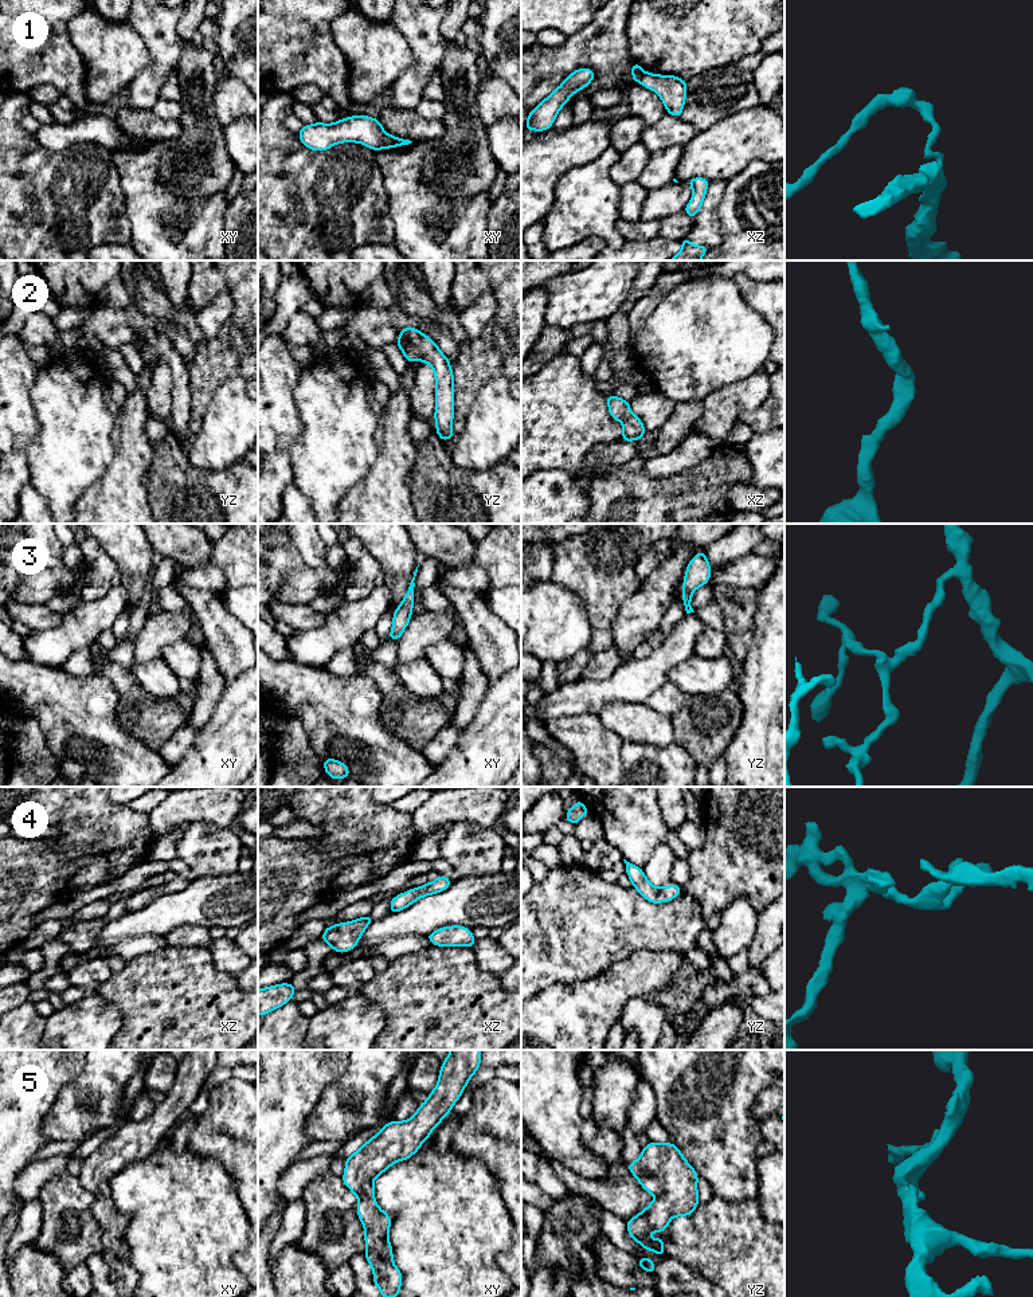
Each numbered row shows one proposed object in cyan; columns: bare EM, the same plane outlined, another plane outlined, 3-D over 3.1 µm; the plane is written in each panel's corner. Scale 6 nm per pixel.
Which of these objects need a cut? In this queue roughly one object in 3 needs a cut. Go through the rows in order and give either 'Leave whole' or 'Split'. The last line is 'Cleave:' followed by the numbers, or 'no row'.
1: Split
2: Leave whole
3: Leave whole
4: Leave whole
5: Leave whole
Cleave: 1

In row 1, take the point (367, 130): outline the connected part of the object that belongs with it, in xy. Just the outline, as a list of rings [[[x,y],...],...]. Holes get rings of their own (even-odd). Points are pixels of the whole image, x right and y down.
[[[353,115],[330,125],[321,122],[305,125],[297,134],[312,150],[328,150],[339,142],[360,142],[376,152],[383,144],[386,132],[379,119]]]

